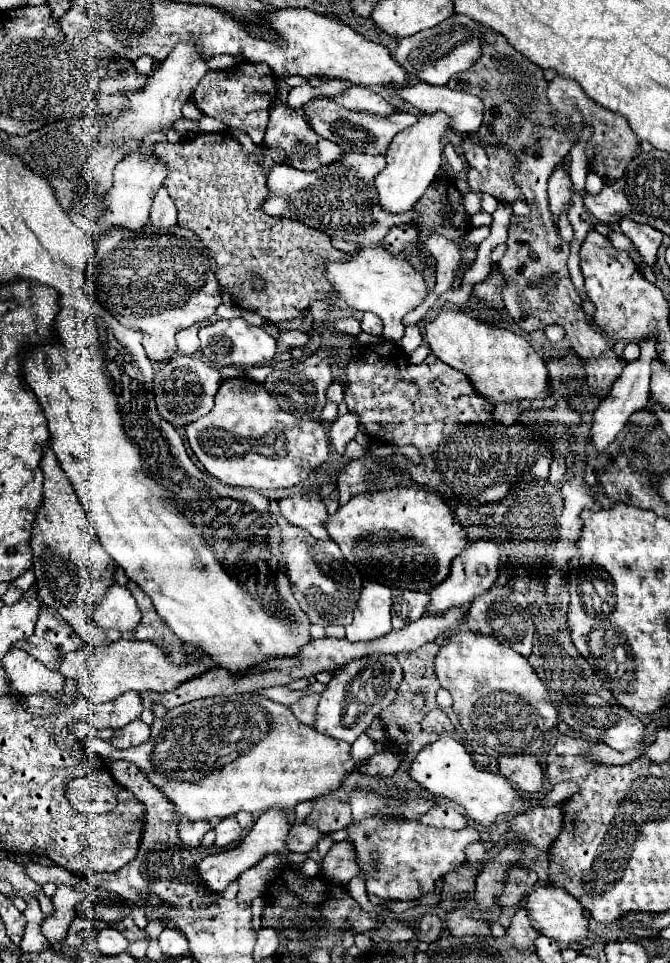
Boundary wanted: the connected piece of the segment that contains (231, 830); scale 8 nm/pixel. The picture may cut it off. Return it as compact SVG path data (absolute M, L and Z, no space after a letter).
M227 817L223 819L217 827L215 827L215 845L217 847L227 847L227 845L233 845L237 843L241 837L243 837L243 829L239 827L237 819L235 817Z

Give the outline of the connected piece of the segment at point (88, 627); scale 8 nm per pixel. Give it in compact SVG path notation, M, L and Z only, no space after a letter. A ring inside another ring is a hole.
M45 447L41 471L45 475L43 483L43 505L37 513L33 525L31 547L33 547L33 571L37 577L41 603L57 609L65 621L77 631L85 645L103 647L111 641L105 631L93 621L93 609L103 601L107 589L115 583L117 563L101 549L97 533L89 519L85 517L77 495L73 493L71 481L59 467L55 453Z

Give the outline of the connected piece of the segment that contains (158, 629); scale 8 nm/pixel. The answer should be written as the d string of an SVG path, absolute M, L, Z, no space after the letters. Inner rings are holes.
M131 581L127 583L127 587L133 593L133 597L137 599L137 605L143 613L141 625L135 629L135 637L157 643L163 649L169 649L173 661L185 661L185 655L179 651L179 647L181 647L179 637L165 625L165 621L161 621L161 617L157 617L157 611L153 609L153 603L149 601L149 597L145 597L145 593Z

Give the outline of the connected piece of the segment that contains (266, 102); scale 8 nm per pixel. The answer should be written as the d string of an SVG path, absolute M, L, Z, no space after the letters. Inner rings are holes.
M241 61L225 71L209 71L193 91L193 103L209 117L221 119L229 129L243 129L251 135L255 145L263 143L263 135L269 123L271 105L277 97L277 77L269 65Z

